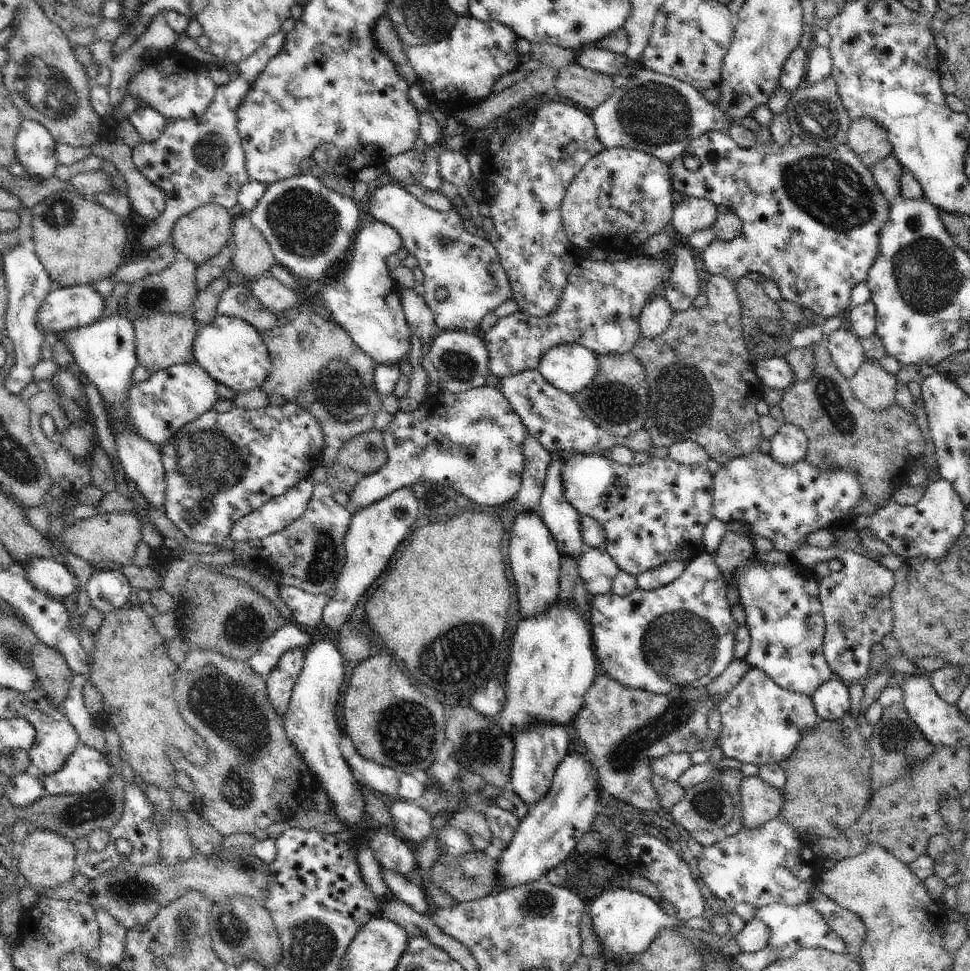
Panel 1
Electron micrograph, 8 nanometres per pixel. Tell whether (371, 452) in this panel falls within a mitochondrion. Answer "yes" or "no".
yes

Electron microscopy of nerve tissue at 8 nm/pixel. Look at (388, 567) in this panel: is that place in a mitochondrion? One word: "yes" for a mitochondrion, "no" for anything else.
no

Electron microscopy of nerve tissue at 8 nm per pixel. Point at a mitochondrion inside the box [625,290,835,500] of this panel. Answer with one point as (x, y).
(679, 404)

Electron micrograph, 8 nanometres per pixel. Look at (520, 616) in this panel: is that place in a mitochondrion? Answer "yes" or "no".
no

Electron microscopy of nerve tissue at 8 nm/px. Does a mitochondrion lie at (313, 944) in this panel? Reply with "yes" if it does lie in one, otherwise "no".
yes

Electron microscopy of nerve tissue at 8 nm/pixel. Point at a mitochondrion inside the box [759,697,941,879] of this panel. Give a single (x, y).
(896, 740)

